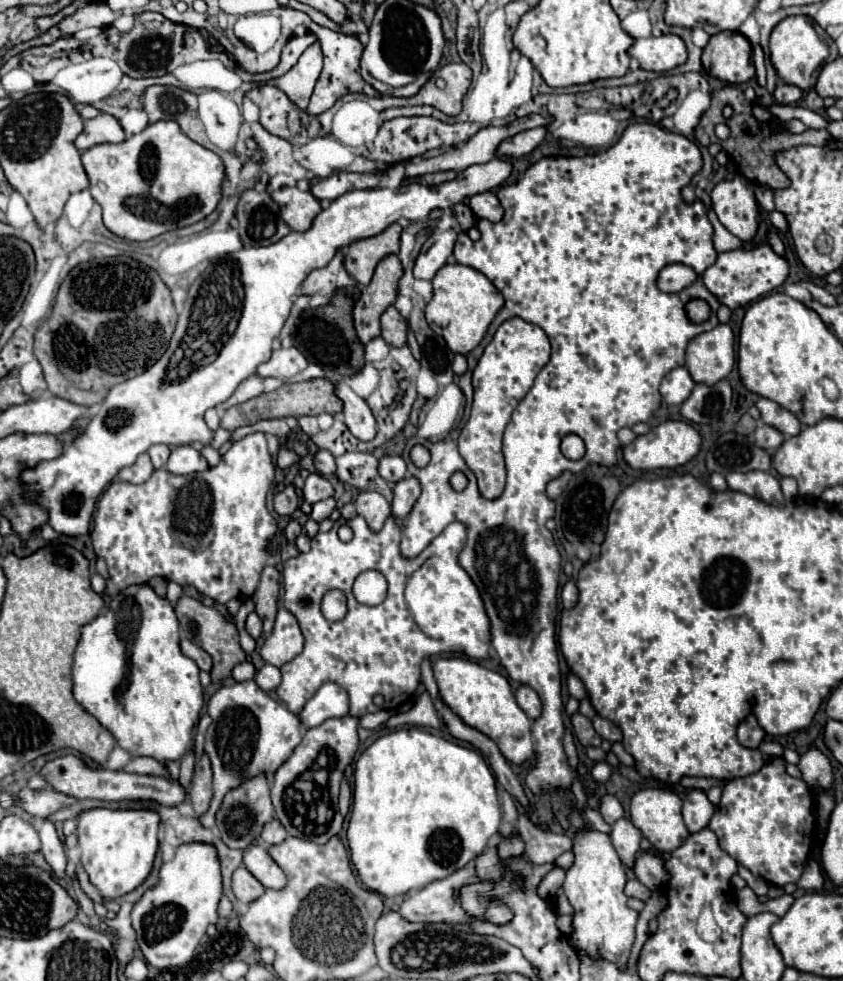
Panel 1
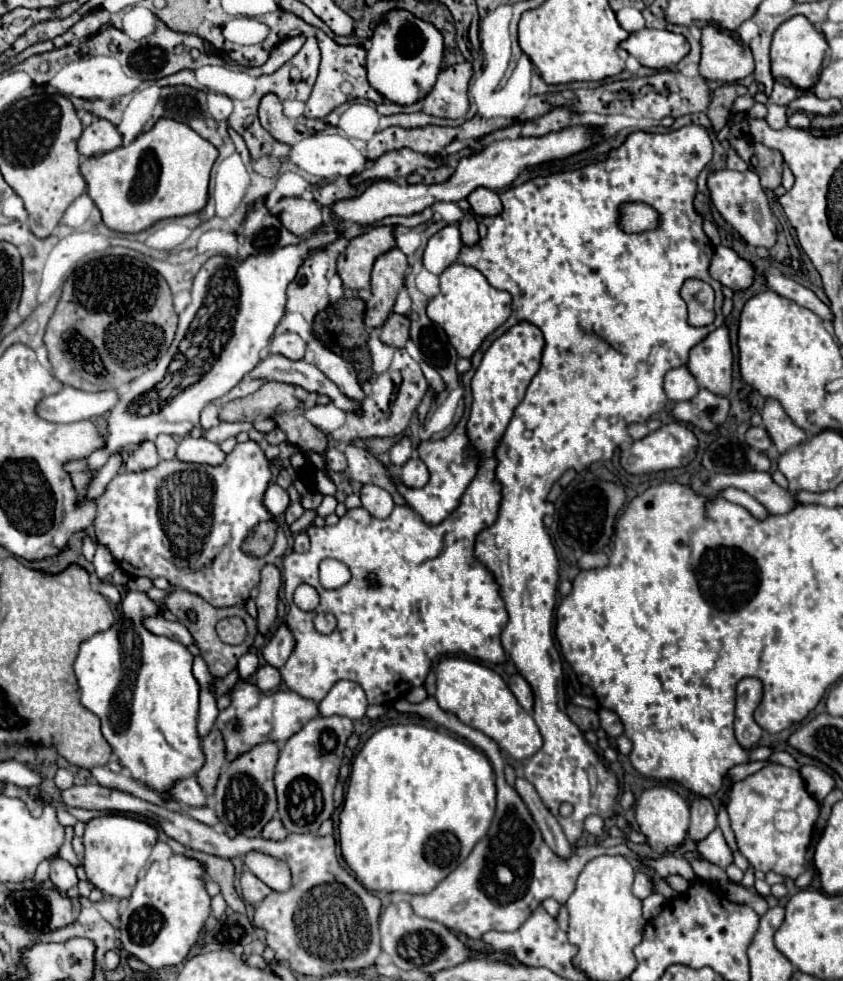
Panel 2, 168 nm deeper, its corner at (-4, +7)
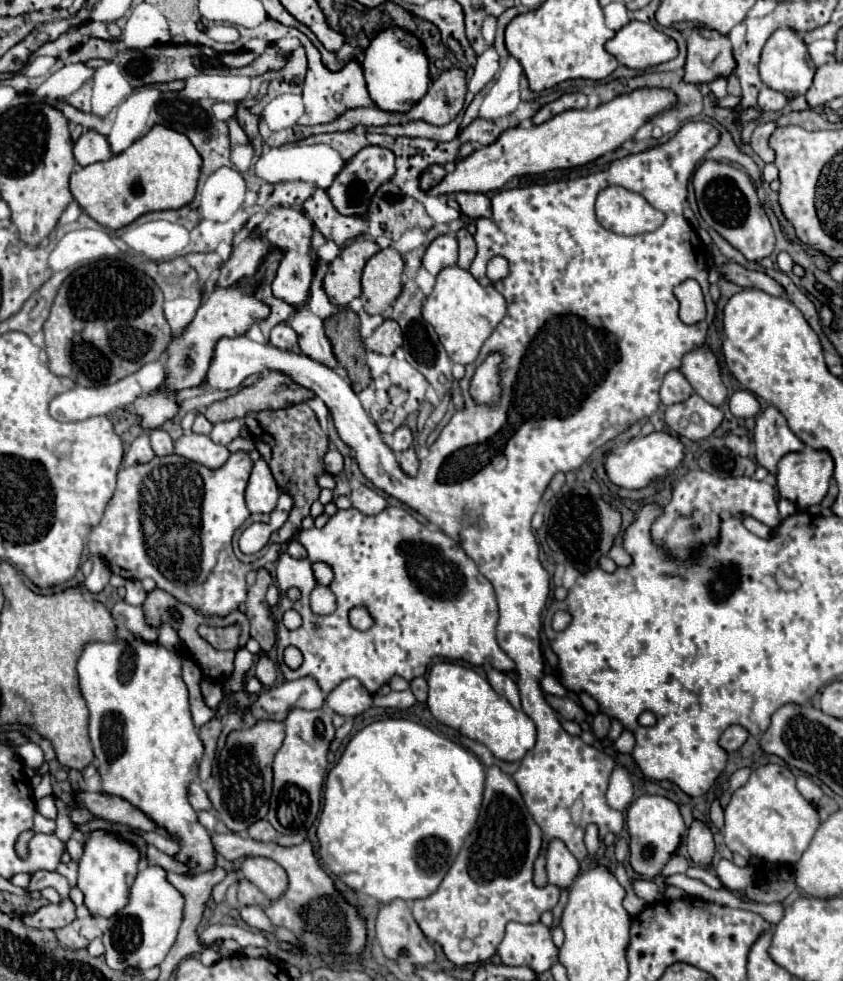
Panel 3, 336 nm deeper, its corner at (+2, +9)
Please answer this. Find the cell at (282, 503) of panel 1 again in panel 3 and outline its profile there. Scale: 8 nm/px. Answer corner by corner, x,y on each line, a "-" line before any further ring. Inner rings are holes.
260,458
254,464
248,488
246,488
246,506
250,512
264,512
270,514
276,508
280,490
276,486
276,480
272,478
272,472
268,464

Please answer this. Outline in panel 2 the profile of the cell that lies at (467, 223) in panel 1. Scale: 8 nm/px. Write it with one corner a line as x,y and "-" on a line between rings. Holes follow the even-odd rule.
464,214
464,218
460,220
460,234
462,234
462,242
464,246
474,246
480,236
478,236
478,224
474,220
472,214

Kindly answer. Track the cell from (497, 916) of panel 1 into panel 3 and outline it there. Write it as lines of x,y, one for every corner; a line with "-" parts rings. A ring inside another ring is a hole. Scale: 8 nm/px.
486,770
486,790
484,790
484,802
480,810
480,818
466,838
458,858
446,872
442,884
434,894
422,900
412,902
412,914
422,928
422,932
428,936
430,942
438,942
444,948
444,954
448,960
454,964
482,964
488,960
498,944
502,942
504,928
510,920
522,922
522,924
532,924
540,920
540,914
546,910
552,910
558,904
558,898
562,894
560,886
546,884
546,886
536,886
532,882
534,874
534,862
536,854
542,850
542,830
536,826
532,814
528,814
528,808
524,806
522,794
516,784
510,782
502,770

